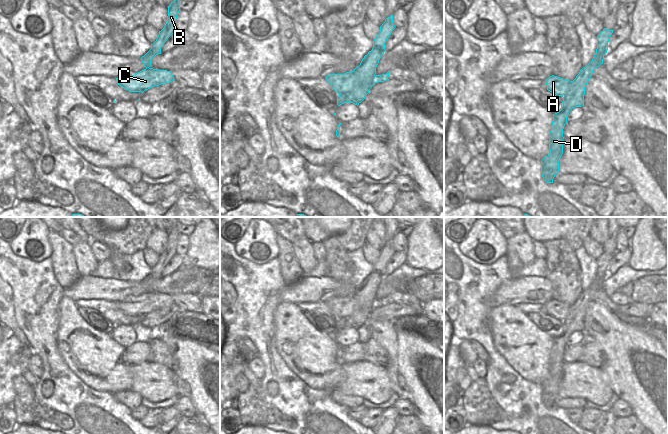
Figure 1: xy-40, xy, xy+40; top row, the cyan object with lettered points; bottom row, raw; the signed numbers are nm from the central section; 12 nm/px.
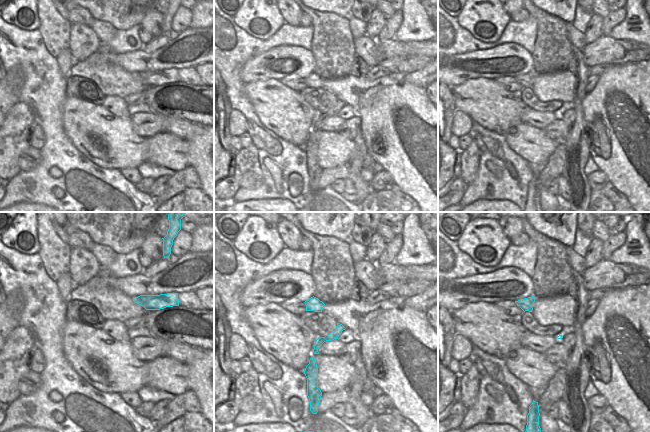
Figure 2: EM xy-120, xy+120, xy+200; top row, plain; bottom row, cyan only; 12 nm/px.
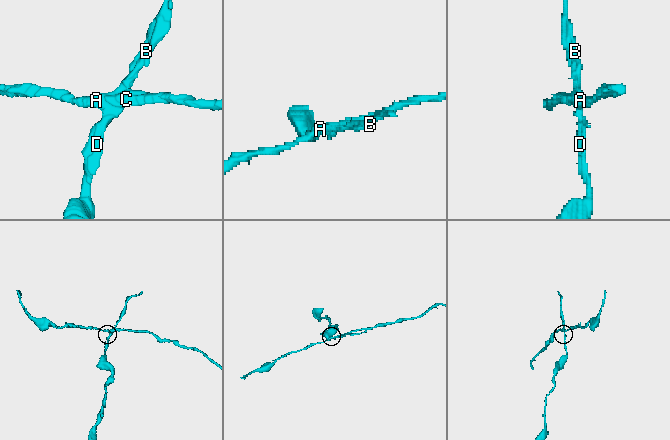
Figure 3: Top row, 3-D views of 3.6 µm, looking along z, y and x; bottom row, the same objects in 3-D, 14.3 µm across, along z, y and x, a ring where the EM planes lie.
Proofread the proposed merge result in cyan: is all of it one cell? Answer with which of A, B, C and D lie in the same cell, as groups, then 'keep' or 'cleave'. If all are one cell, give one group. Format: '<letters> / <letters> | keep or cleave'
A C / B D | cleave

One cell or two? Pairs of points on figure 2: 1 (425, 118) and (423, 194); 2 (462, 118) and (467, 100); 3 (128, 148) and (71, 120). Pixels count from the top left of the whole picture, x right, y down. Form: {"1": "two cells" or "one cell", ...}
{"1": "one cell", "2": "two cells", "3": "one cell"}

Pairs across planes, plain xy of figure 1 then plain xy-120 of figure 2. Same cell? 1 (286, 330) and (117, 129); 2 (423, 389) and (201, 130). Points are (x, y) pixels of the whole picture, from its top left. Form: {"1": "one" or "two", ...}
{"1": "one", "2": "one"}

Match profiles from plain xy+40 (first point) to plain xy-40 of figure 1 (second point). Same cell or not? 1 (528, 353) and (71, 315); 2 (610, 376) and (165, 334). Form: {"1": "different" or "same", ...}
{"1": "same", "2": "different"}

